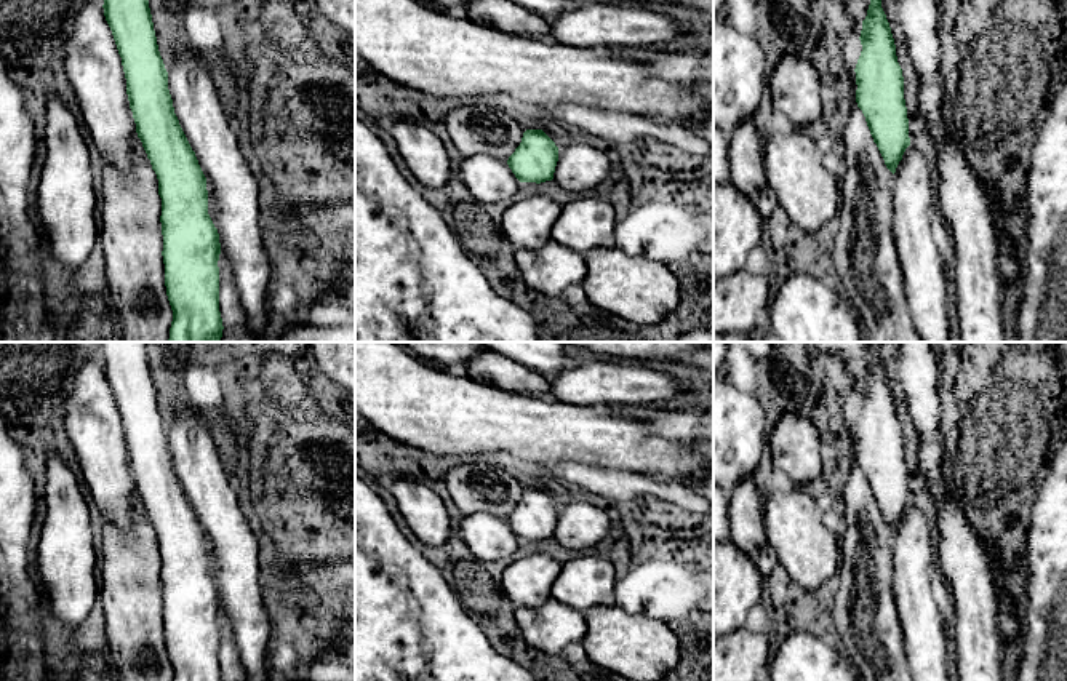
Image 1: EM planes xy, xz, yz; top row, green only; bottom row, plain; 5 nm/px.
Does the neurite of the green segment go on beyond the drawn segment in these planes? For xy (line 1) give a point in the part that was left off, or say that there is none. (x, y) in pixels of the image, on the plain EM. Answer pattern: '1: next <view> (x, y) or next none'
1: next none

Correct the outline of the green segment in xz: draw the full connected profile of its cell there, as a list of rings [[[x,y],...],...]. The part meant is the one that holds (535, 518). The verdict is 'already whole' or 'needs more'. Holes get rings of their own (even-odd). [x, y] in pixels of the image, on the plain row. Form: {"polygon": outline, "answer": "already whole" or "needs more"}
{"polygon": [[[526,488],[520,504],[507,523],[520,540],[545,540],[553,537],[558,505],[542,488]]], "answer": "already whole"}

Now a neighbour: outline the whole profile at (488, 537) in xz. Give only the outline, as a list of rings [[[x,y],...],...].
[[[485,512],[462,516],[461,536],[472,555],[482,561],[512,558],[520,542],[506,520]]]

